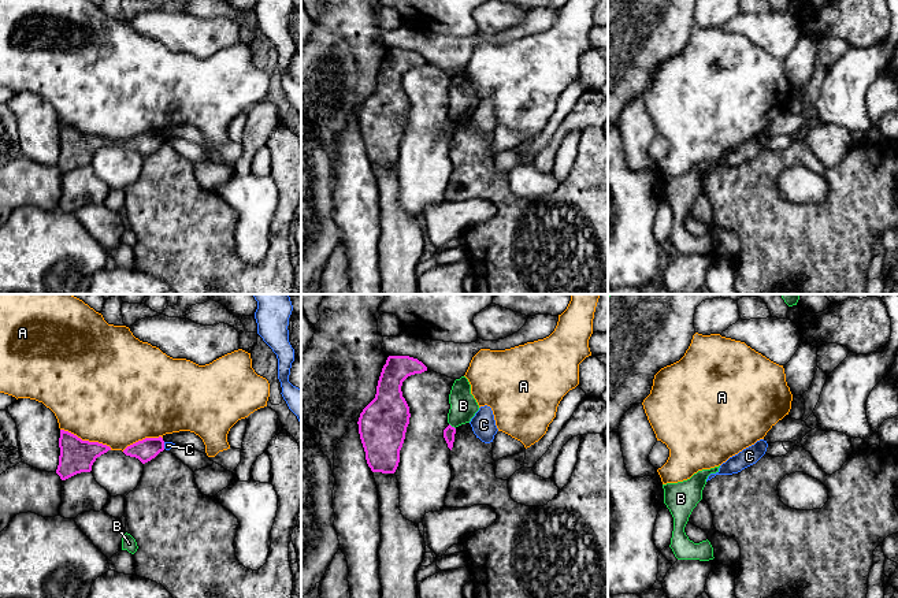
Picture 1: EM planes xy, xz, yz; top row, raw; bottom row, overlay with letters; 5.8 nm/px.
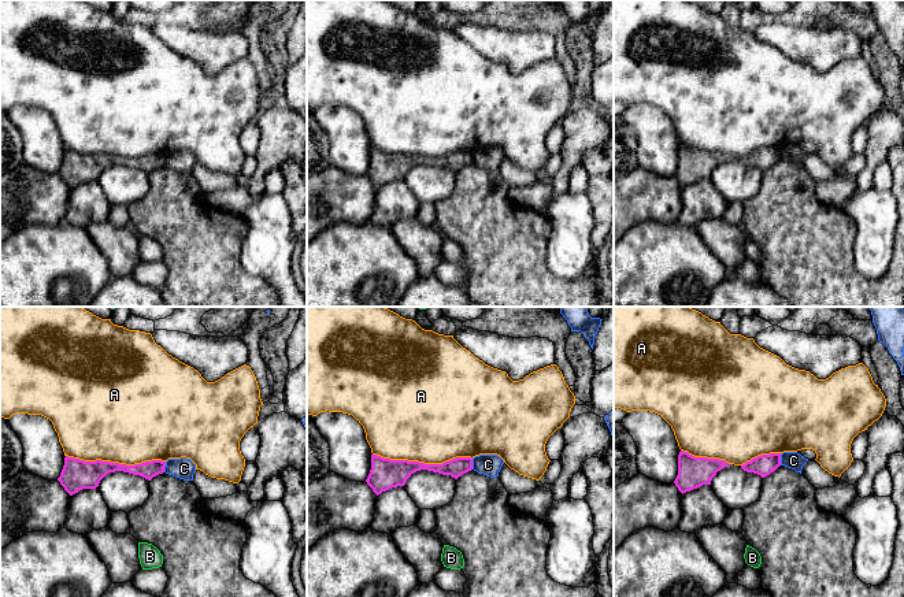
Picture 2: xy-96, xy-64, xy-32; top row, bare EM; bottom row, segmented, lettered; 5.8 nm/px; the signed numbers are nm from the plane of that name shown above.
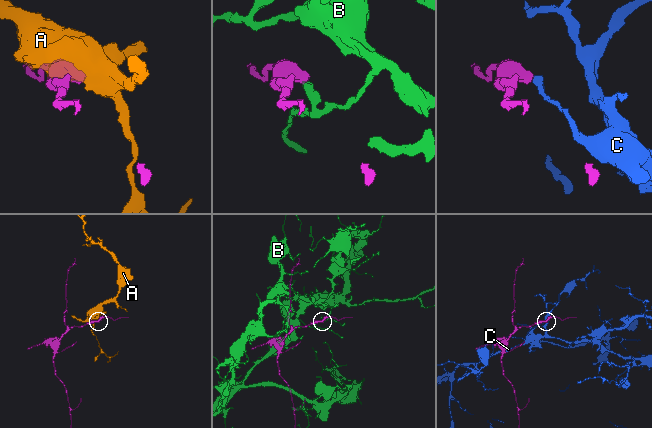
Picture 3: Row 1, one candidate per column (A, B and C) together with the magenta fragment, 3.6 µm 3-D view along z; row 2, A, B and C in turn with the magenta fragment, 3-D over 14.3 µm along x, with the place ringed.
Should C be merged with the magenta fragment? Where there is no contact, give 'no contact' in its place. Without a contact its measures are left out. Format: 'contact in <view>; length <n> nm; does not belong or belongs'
contact in xy; length 40 nm; does not belong

